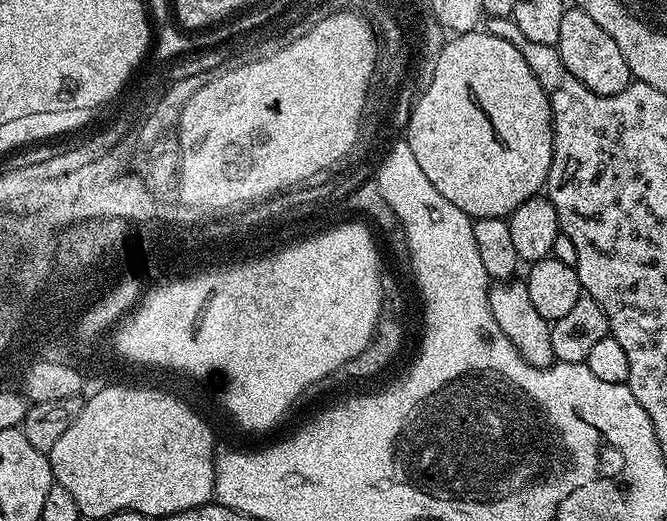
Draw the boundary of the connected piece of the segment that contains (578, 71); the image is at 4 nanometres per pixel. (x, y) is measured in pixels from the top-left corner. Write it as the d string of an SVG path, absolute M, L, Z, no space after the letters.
M565 7L555 46L566 70L570 70L582 86L594 90L594 94L618 94L633 83L632 71L630 66L626 66L626 58L622 58L622 50L618 50L618 42L614 42L614 38L610 38L610 34L606 34L606 30L602 30L602 26L598 26L598 22L581 8Z

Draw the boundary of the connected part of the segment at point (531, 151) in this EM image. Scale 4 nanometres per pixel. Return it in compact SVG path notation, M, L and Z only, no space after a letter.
M487 30L453 35L441 50L432 74L427 77L427 82L428 85L423 85L411 108L406 142L415 149L417 156L415 160L418 166L422 166L422 174L426 174L434 190L438 190L438 194L442 194L446 202L454 202L458 210L465 212L473 221L478 221L482 218L507 218L514 210L518 210L518 206L522 206L522 202L526 202L532 196L541 195L542 189L548 183L548 171L552 161L552 111L547 94L542 90L538 78L534 78L534 70L526 66L526 58L522 58L522 54L518 54L518 50L510 46L510 42L502 42L502 38L494 38L494 34L490 34Z

